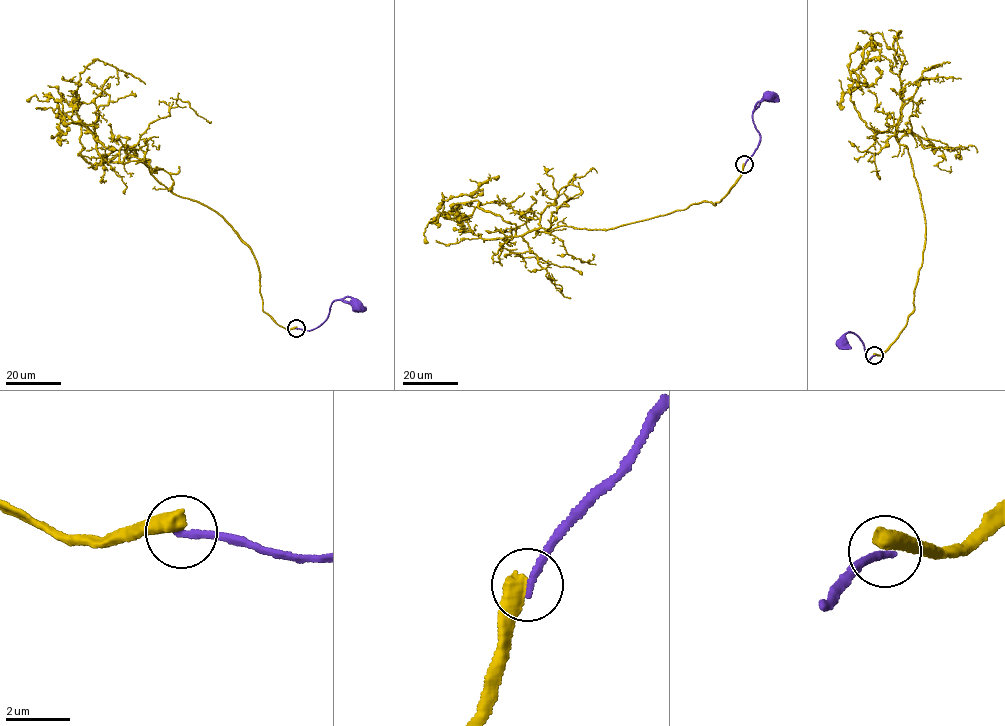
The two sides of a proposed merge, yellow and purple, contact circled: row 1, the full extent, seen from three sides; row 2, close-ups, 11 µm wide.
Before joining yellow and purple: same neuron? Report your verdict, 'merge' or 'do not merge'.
do not merge

